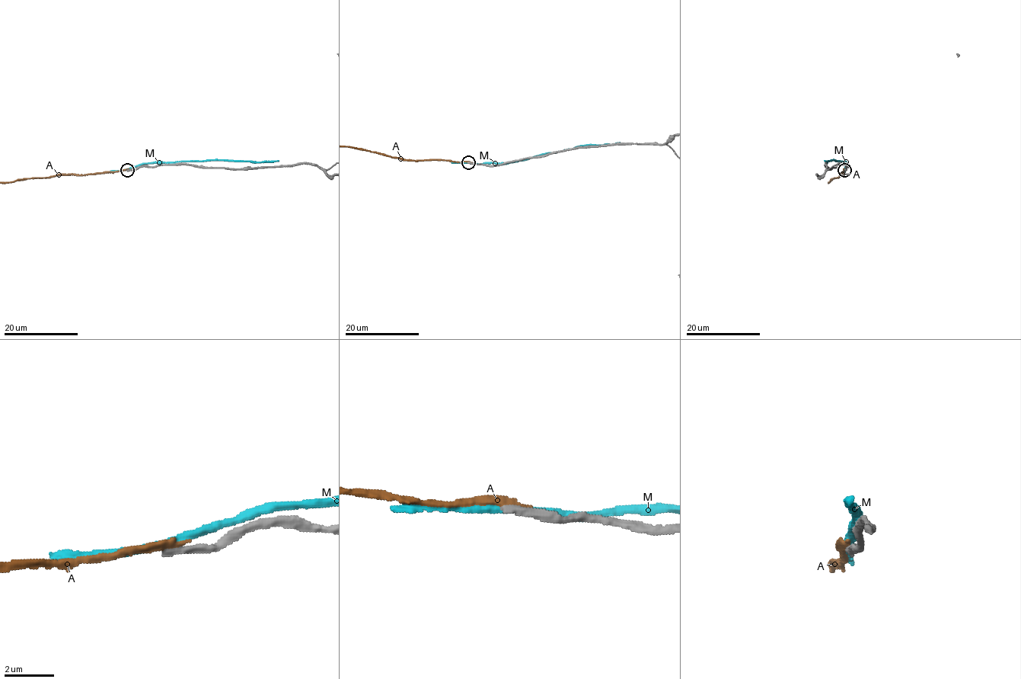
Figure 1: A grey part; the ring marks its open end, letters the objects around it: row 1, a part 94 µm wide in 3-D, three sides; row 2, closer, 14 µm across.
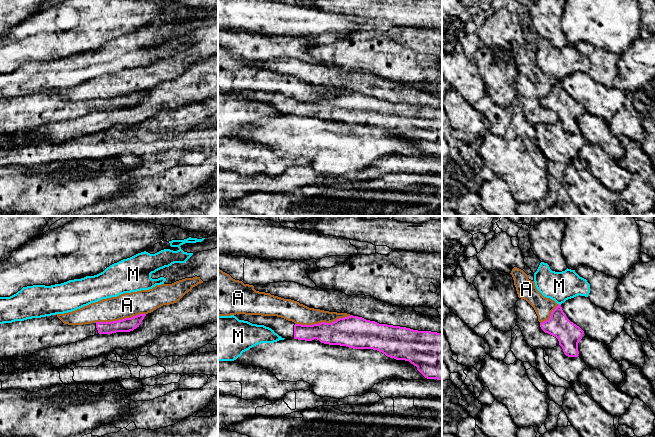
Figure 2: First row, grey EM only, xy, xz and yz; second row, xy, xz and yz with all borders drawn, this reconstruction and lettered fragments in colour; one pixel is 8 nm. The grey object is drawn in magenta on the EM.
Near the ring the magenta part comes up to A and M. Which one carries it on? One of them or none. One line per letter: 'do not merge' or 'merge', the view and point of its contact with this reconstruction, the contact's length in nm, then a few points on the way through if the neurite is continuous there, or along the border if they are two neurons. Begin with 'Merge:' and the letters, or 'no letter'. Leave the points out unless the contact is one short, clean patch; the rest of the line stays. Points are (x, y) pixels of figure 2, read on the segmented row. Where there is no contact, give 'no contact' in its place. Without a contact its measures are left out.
Merge: no letter
A: do not merge; contact xz (323, 322); length 460 nm
M: do not merge; contact yz (558, 304); length 30 nm; border yz (558, 303), (560, 305)

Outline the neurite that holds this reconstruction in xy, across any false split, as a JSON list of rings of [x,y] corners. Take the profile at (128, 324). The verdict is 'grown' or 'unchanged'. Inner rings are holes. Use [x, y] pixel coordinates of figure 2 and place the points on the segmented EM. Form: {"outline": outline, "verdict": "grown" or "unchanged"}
{"outline": [[[57,315],[3,323],[0,324],[0,360],[15,359],[98,334],[130,332],[139,327],[145,316],[83,325],[64,324]]], "verdict": "grown"}

